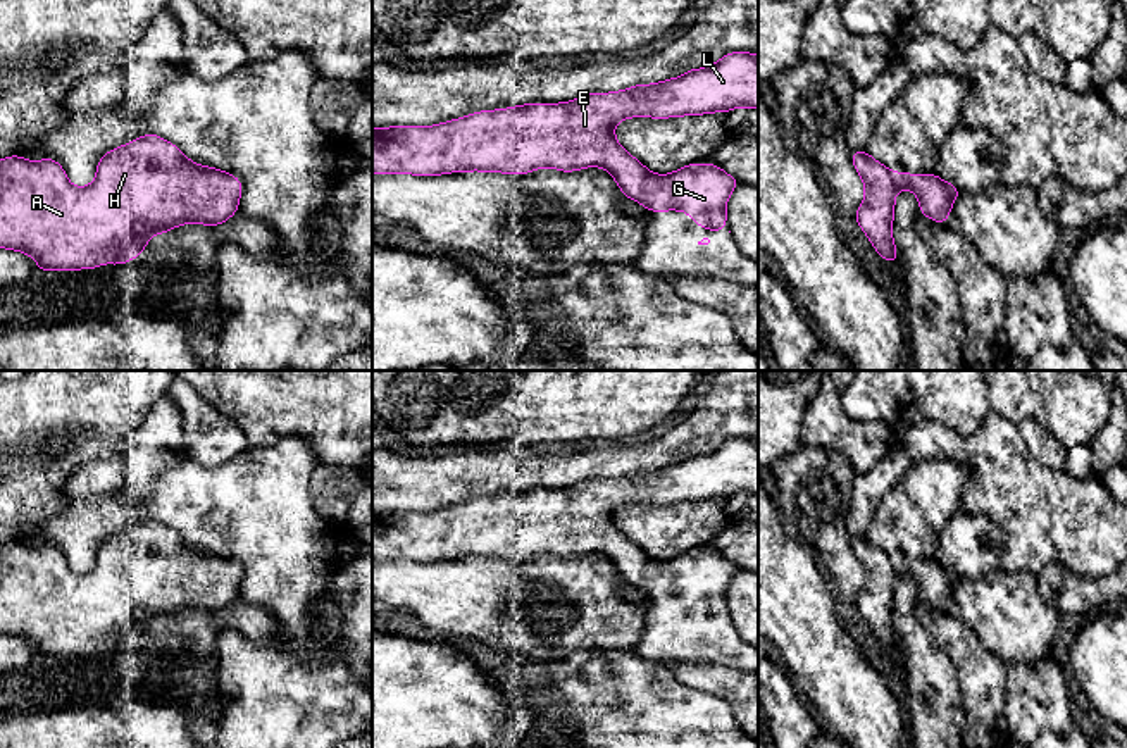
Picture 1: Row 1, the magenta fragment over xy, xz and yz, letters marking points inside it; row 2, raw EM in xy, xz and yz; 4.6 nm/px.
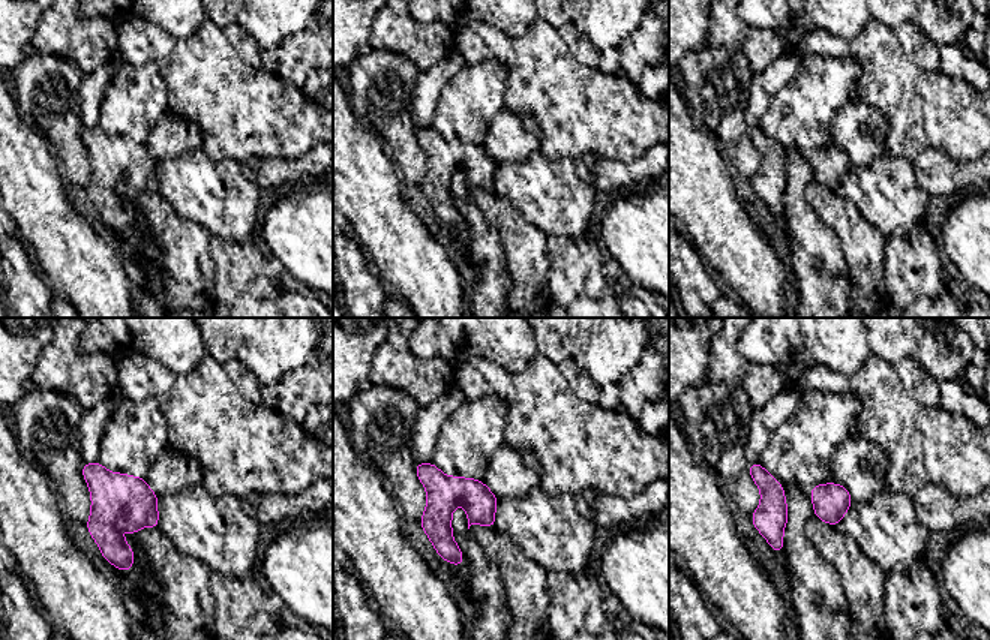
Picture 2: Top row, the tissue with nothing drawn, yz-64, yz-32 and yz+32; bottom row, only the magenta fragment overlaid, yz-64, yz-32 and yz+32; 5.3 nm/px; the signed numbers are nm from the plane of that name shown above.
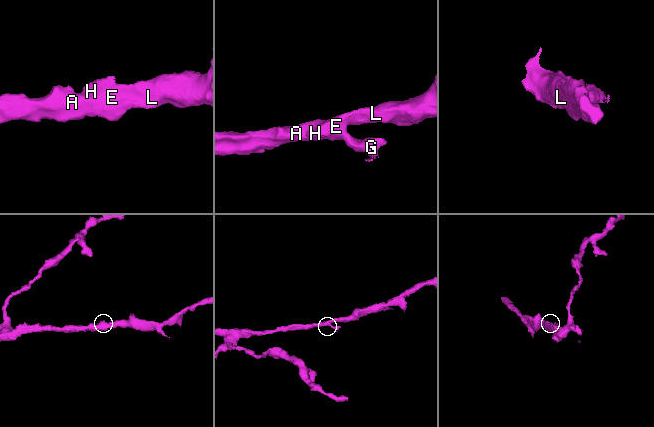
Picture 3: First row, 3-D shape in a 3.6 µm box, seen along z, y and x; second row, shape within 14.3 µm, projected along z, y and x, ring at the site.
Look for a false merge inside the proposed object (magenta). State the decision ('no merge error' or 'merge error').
no merge error

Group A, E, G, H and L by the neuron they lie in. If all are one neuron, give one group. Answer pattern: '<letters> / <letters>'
A E G H L

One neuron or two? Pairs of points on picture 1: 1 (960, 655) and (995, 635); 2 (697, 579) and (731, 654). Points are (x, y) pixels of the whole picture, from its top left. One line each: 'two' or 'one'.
1: two
2: one

